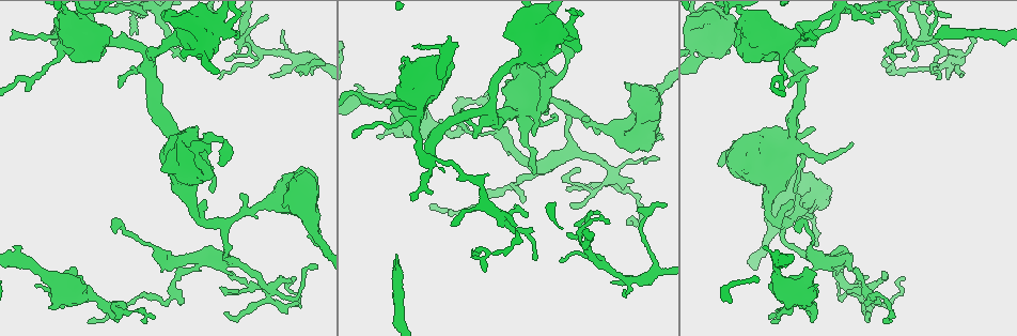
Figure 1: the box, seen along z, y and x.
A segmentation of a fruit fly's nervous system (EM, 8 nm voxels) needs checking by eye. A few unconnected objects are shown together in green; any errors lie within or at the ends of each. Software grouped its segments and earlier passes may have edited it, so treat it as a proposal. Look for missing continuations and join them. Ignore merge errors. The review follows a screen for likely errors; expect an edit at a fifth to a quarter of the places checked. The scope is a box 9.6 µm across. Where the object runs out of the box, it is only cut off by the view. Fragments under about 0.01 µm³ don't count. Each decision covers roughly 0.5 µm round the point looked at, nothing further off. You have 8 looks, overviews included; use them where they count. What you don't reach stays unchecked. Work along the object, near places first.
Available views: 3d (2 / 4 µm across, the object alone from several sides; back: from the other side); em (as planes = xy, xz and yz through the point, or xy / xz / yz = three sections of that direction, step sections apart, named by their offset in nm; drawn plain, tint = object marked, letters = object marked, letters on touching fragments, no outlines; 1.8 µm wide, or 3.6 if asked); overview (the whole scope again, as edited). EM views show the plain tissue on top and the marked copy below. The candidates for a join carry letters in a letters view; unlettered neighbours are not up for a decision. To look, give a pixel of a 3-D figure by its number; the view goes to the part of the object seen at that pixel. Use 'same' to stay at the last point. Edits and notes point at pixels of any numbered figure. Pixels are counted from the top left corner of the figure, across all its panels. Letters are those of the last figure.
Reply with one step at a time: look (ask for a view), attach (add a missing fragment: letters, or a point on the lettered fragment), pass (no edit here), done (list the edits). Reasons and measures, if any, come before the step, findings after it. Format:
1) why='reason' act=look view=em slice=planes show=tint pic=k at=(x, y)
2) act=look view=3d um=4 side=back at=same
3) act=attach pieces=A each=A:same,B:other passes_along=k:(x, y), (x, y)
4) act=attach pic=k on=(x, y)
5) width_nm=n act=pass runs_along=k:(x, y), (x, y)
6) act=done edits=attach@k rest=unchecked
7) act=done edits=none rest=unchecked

why='thin end' act=look view=3d um=2 pic=1 at=(225, 58)

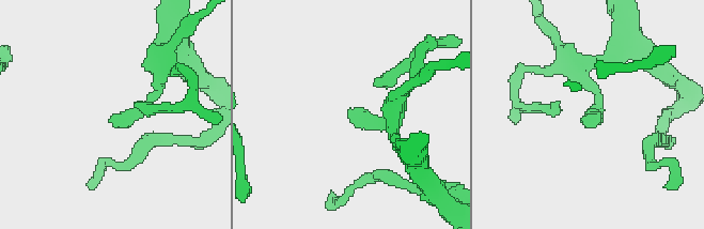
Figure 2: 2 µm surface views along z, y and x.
act=look view=em slice=planes show=letters pic=2 at=(114, 115)

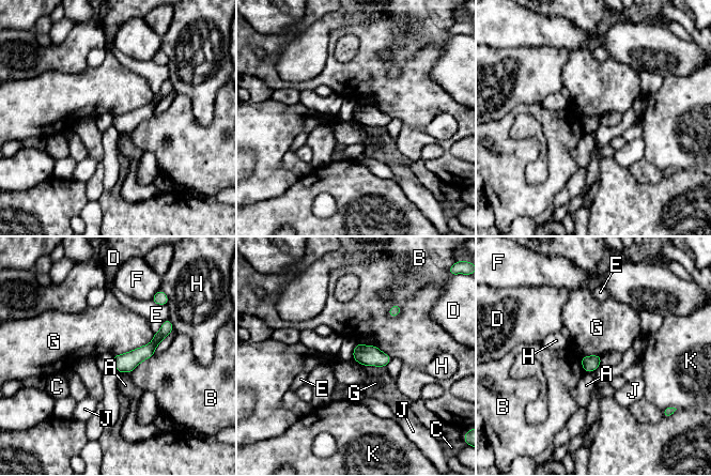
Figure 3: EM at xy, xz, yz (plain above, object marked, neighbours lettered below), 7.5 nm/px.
width_nm=120 act=pass each=A:other,B:other,C:other,D:other,E:other,F:other,G:other,H:other,J:other,K:other runs_along=3:(168, 323), (143, 353), (114, 362) found='none of them fits'

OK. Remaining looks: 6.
why='sudden change in width' act=look view=em um=3.6 slice=planes show=letters pic=1 at=(570, 22)

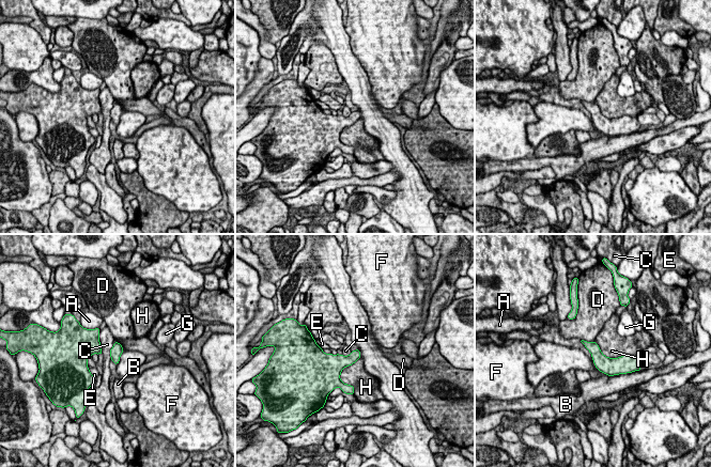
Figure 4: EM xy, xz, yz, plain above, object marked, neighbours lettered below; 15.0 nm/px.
longest_contact=H:500nm act=pass each=A:other,B:other,C:other,D:other,E:other,F:other,G:other,H:other border=4:(359, 357), (340, 374), (353, 390) found='none of them fits'

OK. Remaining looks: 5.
why='long arm stops here' act=look view=em slice=planes show=letters pic=1 at=(771, 317)

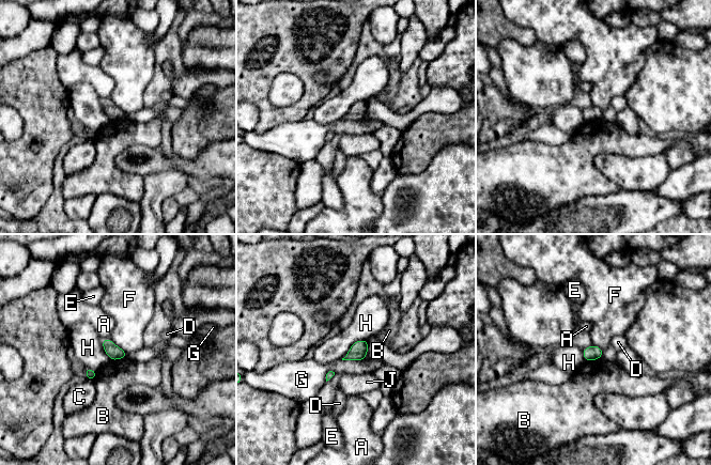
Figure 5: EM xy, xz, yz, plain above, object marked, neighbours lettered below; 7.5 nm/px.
act=pass each=A:other,B:other,C:other,D:other,E:other,F:other,G:other,H:other,J:other border=5:(127, 355), (110, 360) found='none of them fits'

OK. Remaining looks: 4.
act=done edits=none rest=unchecked

